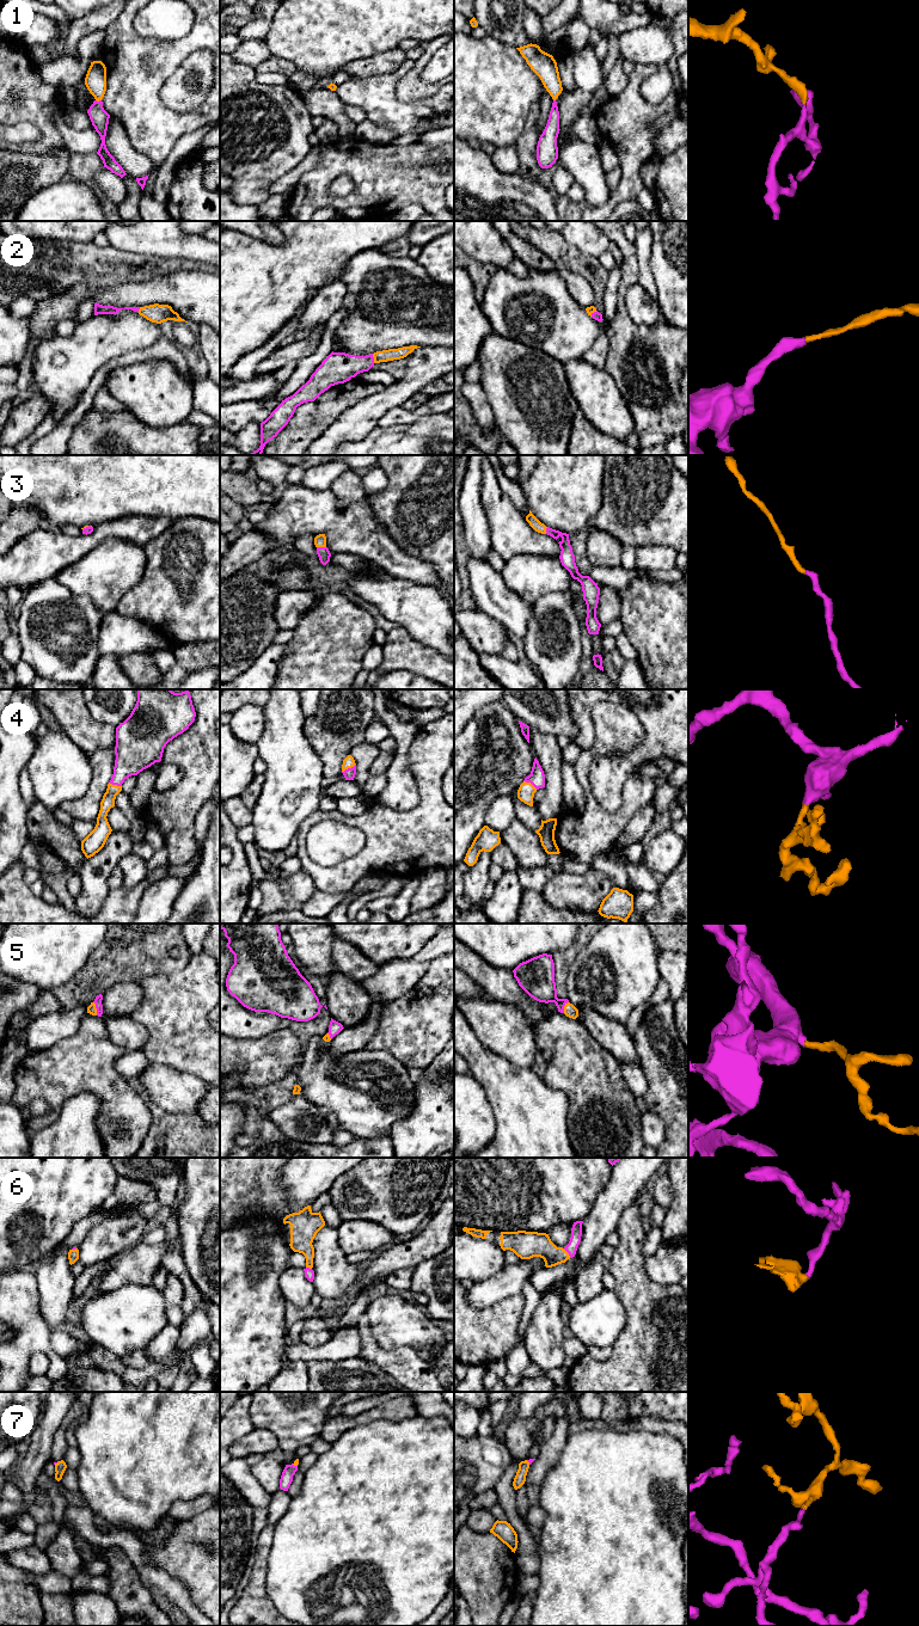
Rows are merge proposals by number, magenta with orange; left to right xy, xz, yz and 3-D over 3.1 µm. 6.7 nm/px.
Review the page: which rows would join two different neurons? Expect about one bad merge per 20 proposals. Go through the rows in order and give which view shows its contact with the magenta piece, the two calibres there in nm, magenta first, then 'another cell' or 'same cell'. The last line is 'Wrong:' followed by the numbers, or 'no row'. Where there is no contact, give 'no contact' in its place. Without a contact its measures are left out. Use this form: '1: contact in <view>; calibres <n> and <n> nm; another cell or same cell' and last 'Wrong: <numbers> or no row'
1: contact in xy; calibres 120 and 140 nm; same cell
2: contact in xz; calibres 200 and 80 nm; same cell
3: contact in xz; calibres 90 and 80 nm; same cell
4: contact in xz; calibres 80 and 80 nm; same cell
5: contact in xy; calibres 50 and 60 nm; same cell
6: contact in yz; calibres 80 and 180 nm; same cell
7: contact in xz; calibres 80 and 30 nm; same cell
Wrong: no row

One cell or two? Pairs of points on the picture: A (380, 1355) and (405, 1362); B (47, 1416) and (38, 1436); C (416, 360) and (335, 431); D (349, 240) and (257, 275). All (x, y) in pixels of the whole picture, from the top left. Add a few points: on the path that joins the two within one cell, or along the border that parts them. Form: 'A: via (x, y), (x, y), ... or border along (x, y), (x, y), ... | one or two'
A: via (386, 1360), (399, 1362) | one
B: via (47, 1421), (43, 1431) | one
C: via (405, 384), (392, 397), (375, 405), (359, 421) | one
D: via (326, 240), (305, 261), (289, 261), (280, 265) | one

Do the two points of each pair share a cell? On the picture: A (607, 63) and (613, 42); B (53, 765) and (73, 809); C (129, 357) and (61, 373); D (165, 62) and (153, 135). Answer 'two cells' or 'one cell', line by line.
A: one cell
B: two cells
C: two cells
D: one cell

